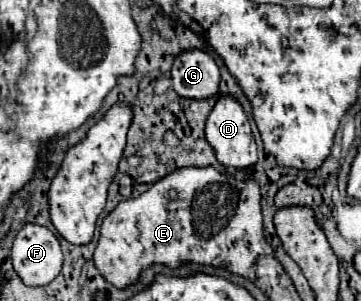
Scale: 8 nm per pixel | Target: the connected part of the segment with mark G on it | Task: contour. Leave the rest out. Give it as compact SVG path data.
M199 48L181 52L171 68L173 90L183 98L209 98L219 92L221 72L215 60Z

